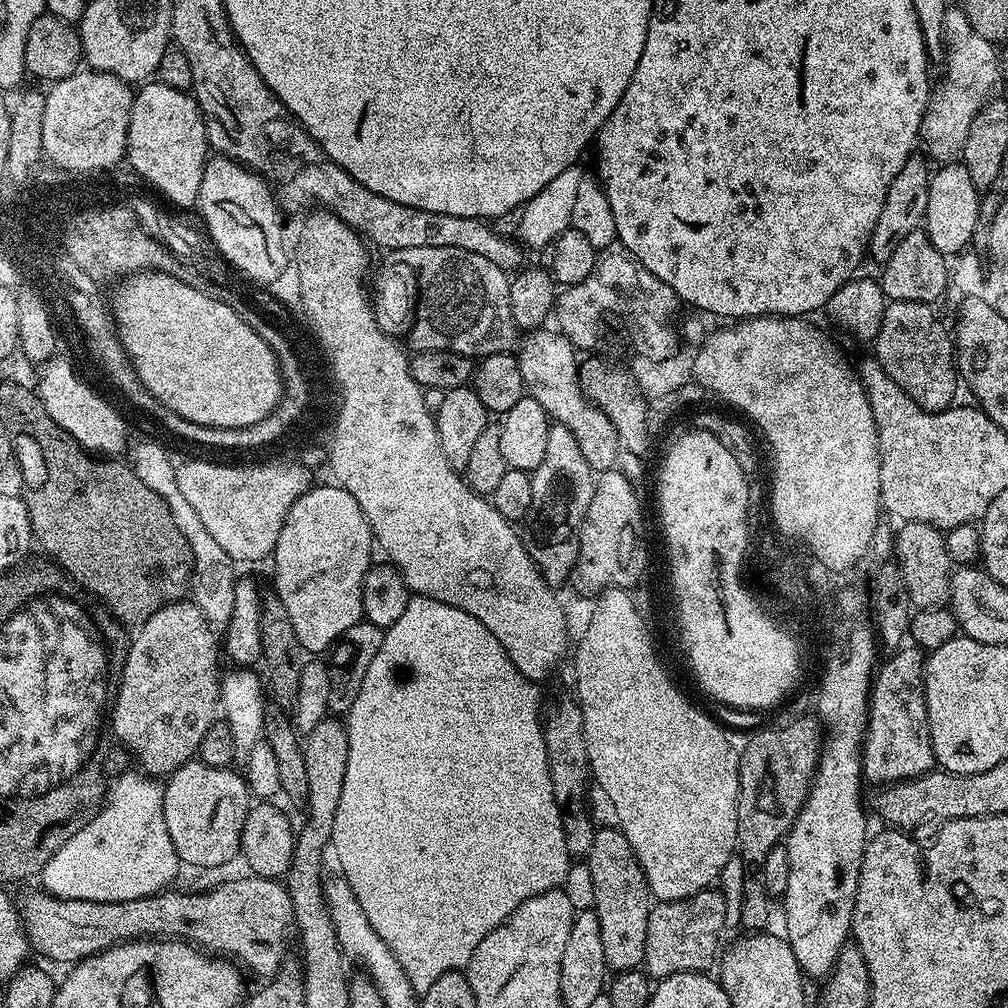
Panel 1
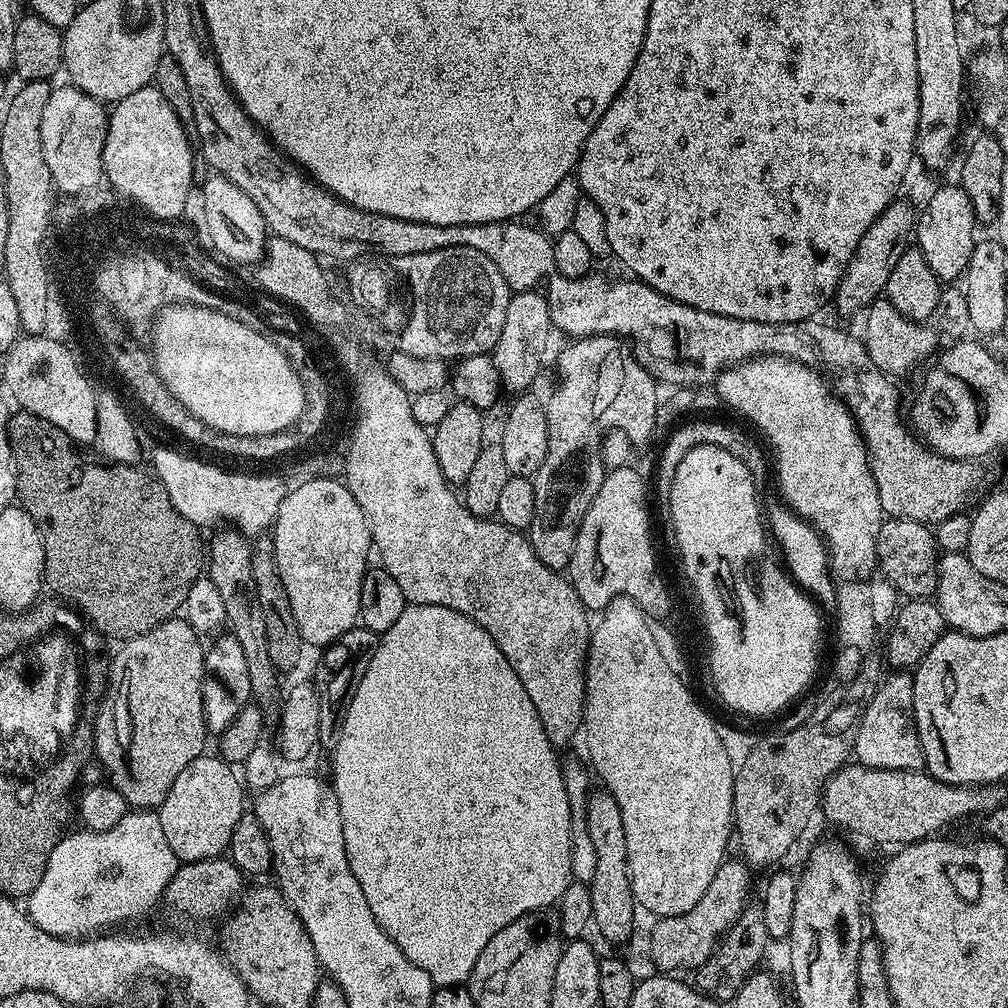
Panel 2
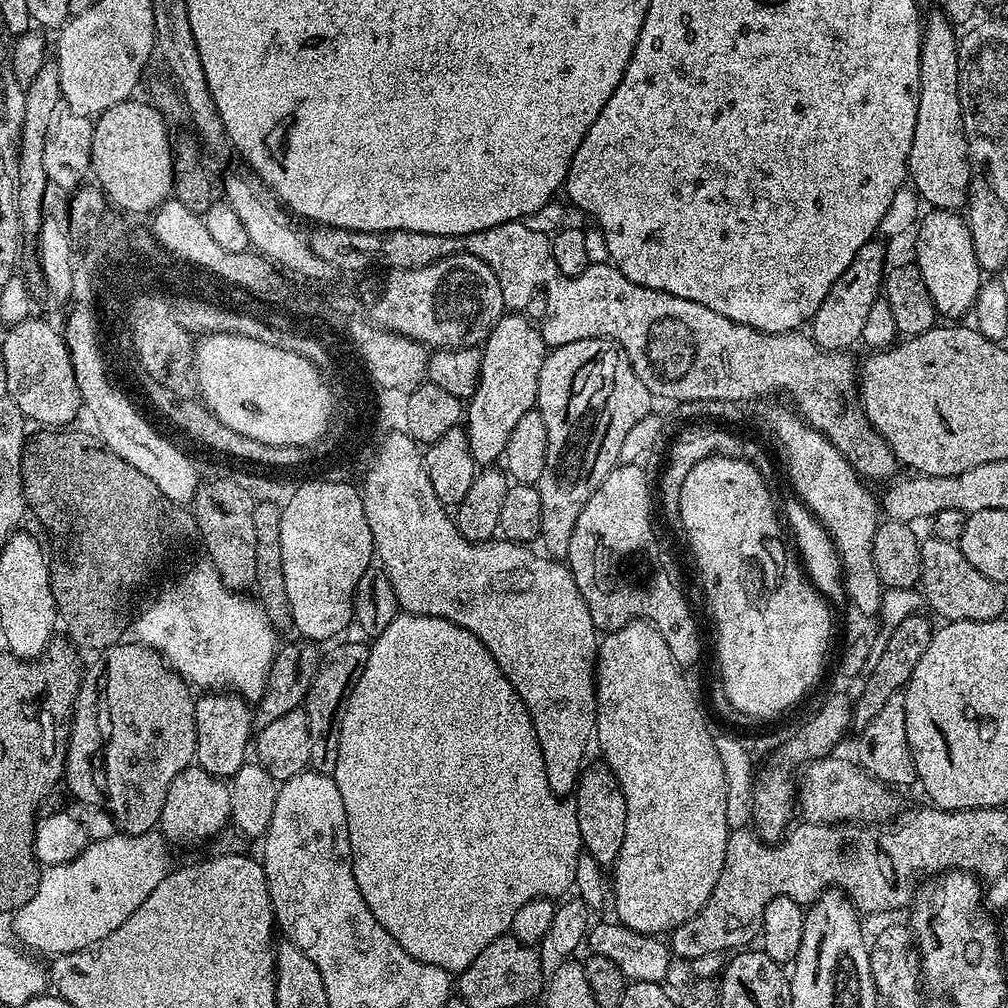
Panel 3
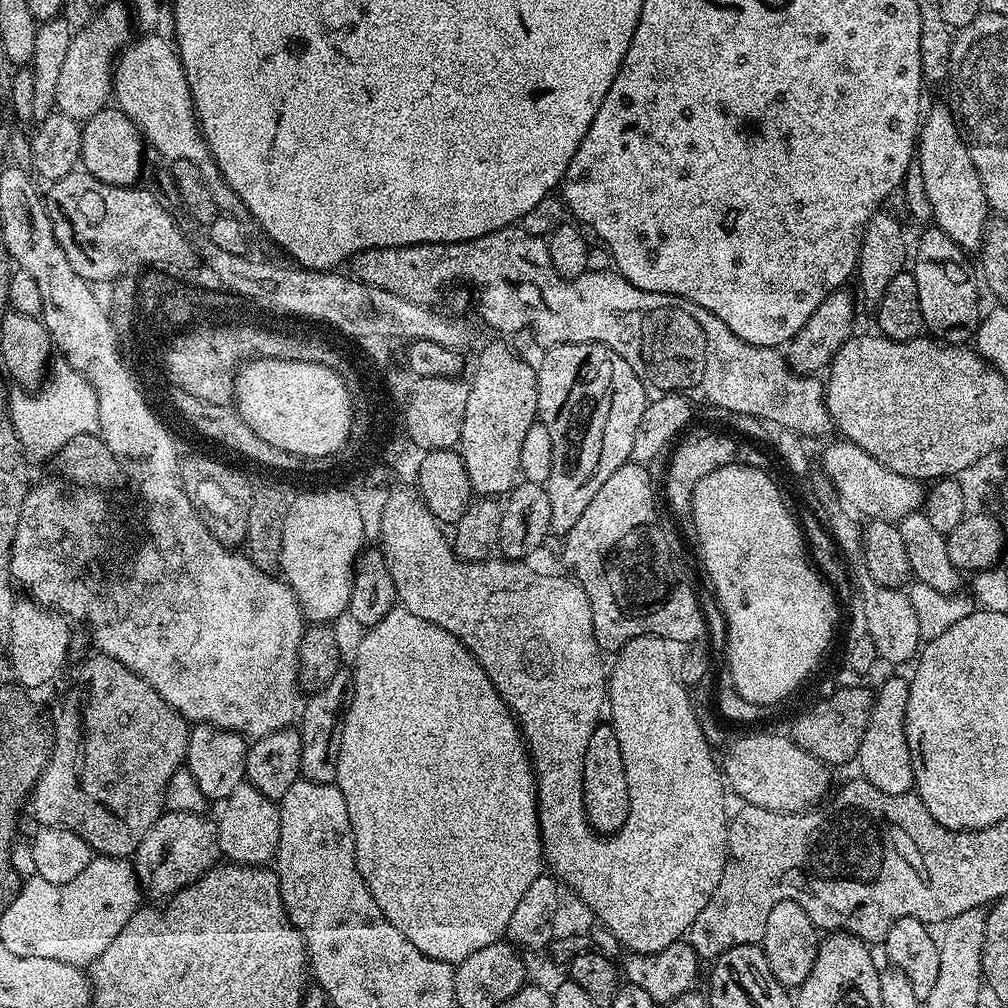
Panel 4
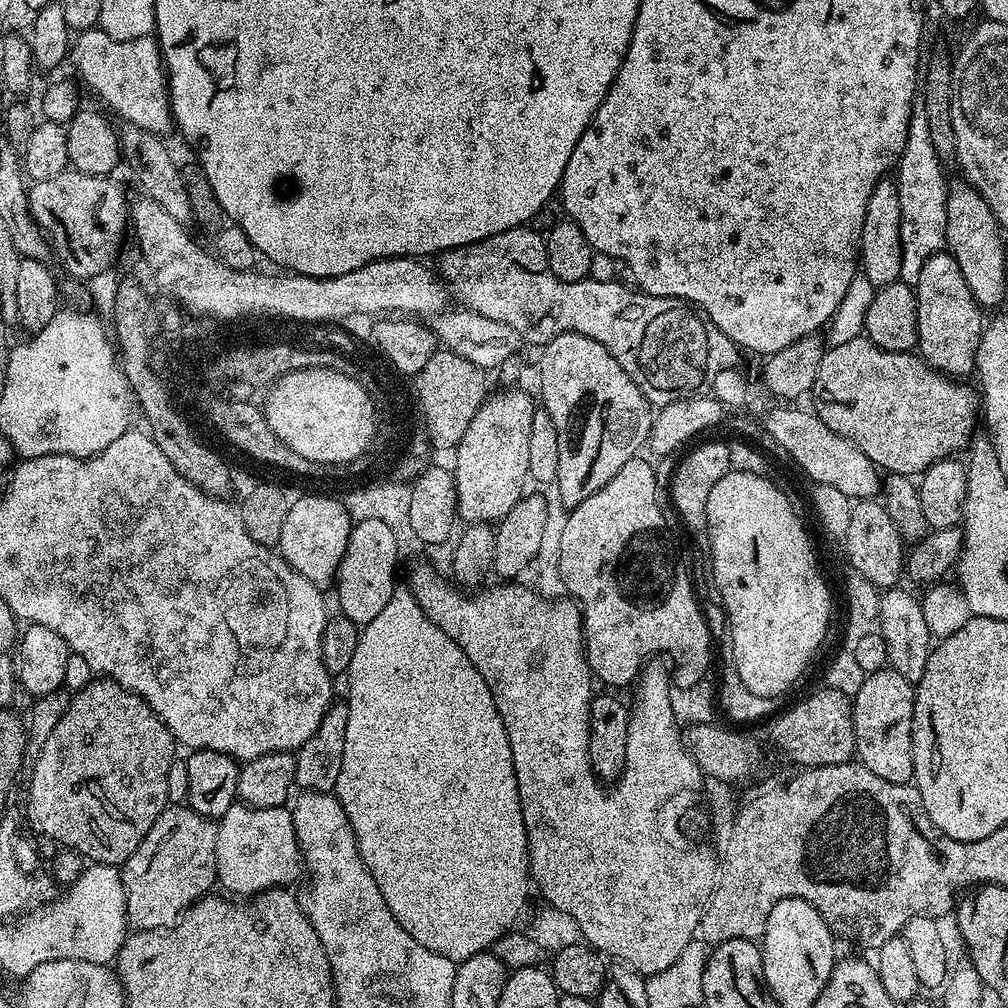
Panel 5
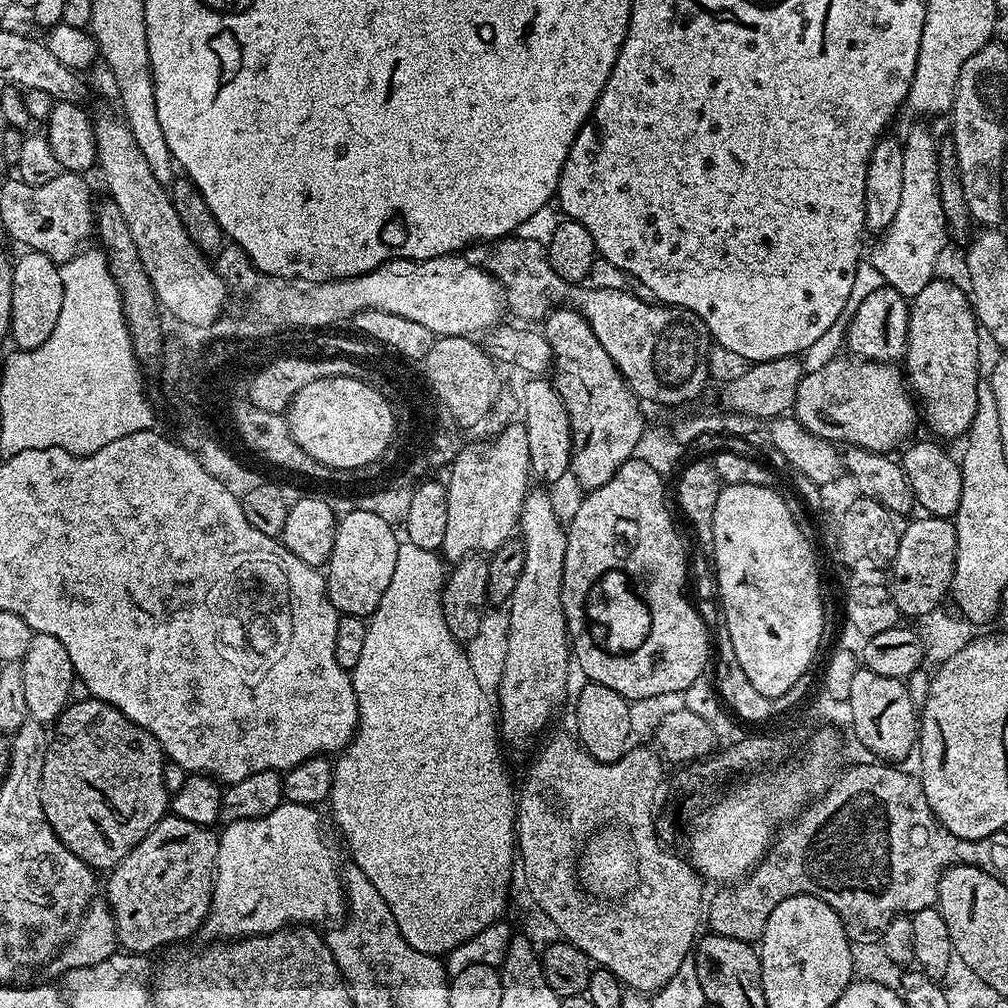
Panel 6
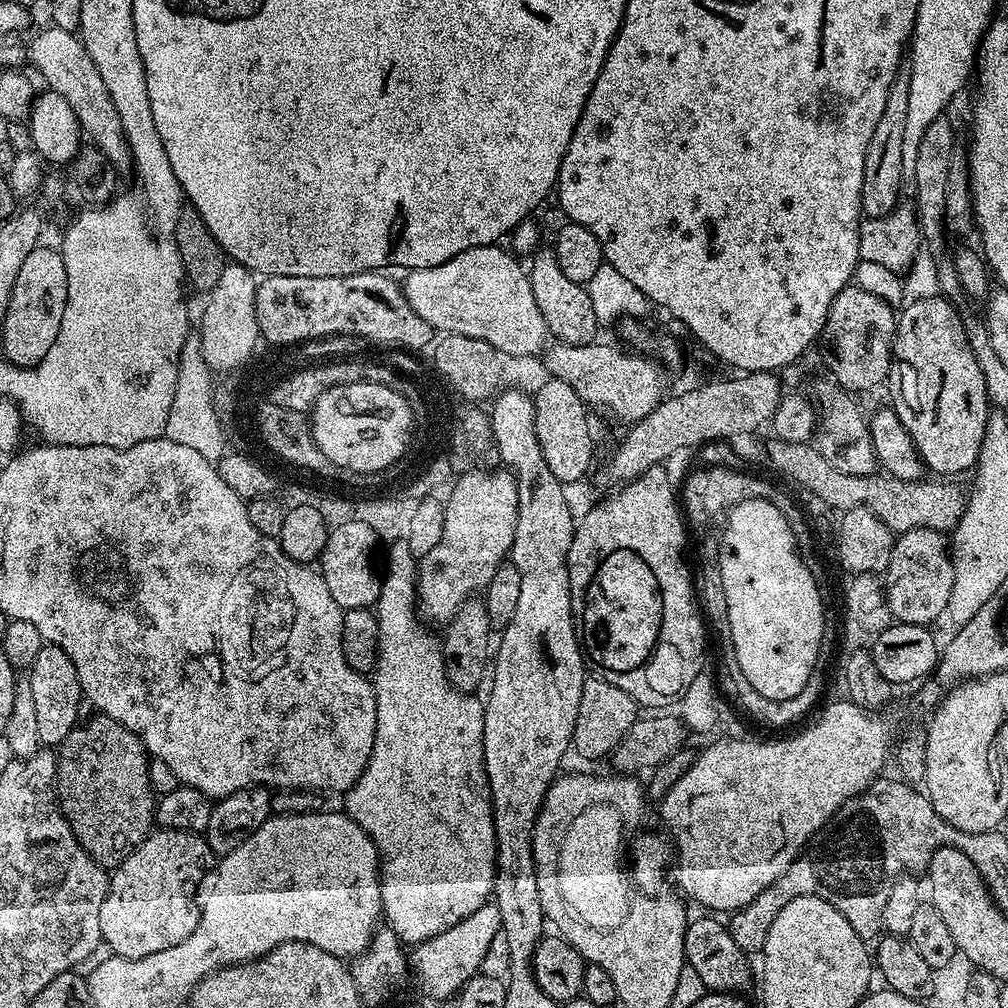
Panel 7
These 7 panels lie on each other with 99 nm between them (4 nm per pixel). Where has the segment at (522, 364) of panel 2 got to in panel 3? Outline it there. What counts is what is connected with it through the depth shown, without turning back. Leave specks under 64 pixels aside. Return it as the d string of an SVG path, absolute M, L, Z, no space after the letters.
M512 310L500 317L500 320L489 332L488 339L482 345L482 374L478 386L474 390L471 400L466 404L466 431L470 450L474 454L477 465L492 466L503 457L506 450L506 442L514 431L522 414L533 411L536 408L536 395L538 394L538 378L542 374L546 345L541 329L536 328L520 316L519 311Z

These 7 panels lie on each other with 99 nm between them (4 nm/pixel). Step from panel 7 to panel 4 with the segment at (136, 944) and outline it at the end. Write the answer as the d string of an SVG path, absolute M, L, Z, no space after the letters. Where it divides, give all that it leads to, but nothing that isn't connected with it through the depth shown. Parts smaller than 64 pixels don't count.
M165 811L150 830L146 830L146 838L137 846L134 853L134 867L136 878L140 882L143 895L153 896L153 901L164 902L169 896L182 891L198 878L202 878L212 868L216 867L221 859L220 830L215 819L207 820L207 815L198 812L173 812Z

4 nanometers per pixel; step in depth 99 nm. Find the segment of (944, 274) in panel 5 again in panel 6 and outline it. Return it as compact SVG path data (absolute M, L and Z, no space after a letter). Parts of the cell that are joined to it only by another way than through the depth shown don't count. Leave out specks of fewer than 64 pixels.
M933 278L910 300L908 345L902 357L907 383L922 405L923 423L925 420L940 436L959 438L967 433L974 421L978 405L978 382L982 377L982 332L972 312L969 293L961 288L948 280Z

